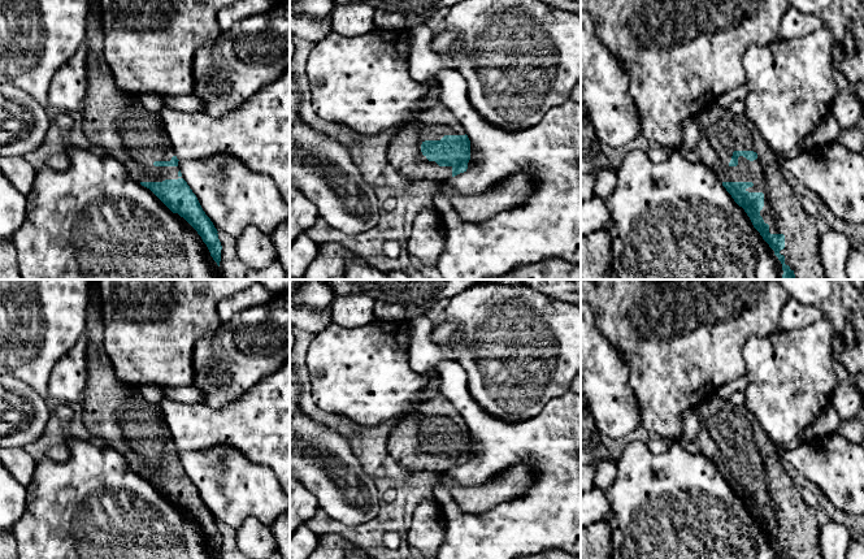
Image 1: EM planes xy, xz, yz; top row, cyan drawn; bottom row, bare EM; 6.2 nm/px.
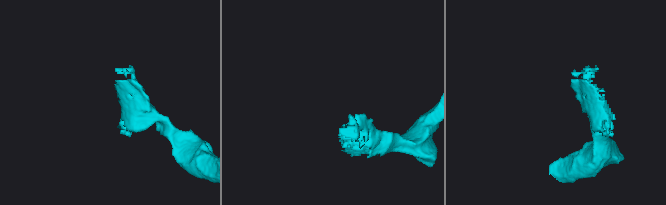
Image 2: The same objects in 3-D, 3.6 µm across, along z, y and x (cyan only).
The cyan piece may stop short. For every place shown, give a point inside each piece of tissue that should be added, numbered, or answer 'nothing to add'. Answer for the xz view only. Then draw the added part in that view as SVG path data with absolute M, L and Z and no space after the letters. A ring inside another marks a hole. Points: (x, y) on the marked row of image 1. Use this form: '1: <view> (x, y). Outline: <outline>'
1: xz (404, 154). Outline: M443 105L426 108L411 124L392 134L387 160L404 179L450 181L452 166L439 166L421 152L425 140L440 140L444 135L465 135L460 121Z

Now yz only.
1: yz (721, 133). Outline: M720 101L702 110L696 120L700 131L699 161L712 169L721 183L752 182L754 186L746 191L764 194L764 207L760 216L769 225L770 234L785 235L785 248L780 254L785 256L785 264L794 272L795 280L826 280L819 250L820 234L816 221L804 212L802 203L782 176L776 152L768 146L755 125L744 116L733 114ZM734 151L754 151L757 153L757 159L750 161L739 156L738 165L730 166Z

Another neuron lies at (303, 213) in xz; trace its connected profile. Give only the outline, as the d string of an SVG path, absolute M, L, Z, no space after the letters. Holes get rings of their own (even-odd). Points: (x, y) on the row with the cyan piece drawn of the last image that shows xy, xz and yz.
M290 179L290 244L318 221L317 207Z

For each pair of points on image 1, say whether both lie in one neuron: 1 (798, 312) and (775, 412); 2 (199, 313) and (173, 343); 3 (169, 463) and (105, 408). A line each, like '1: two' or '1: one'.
1: two
2: one
3: one

